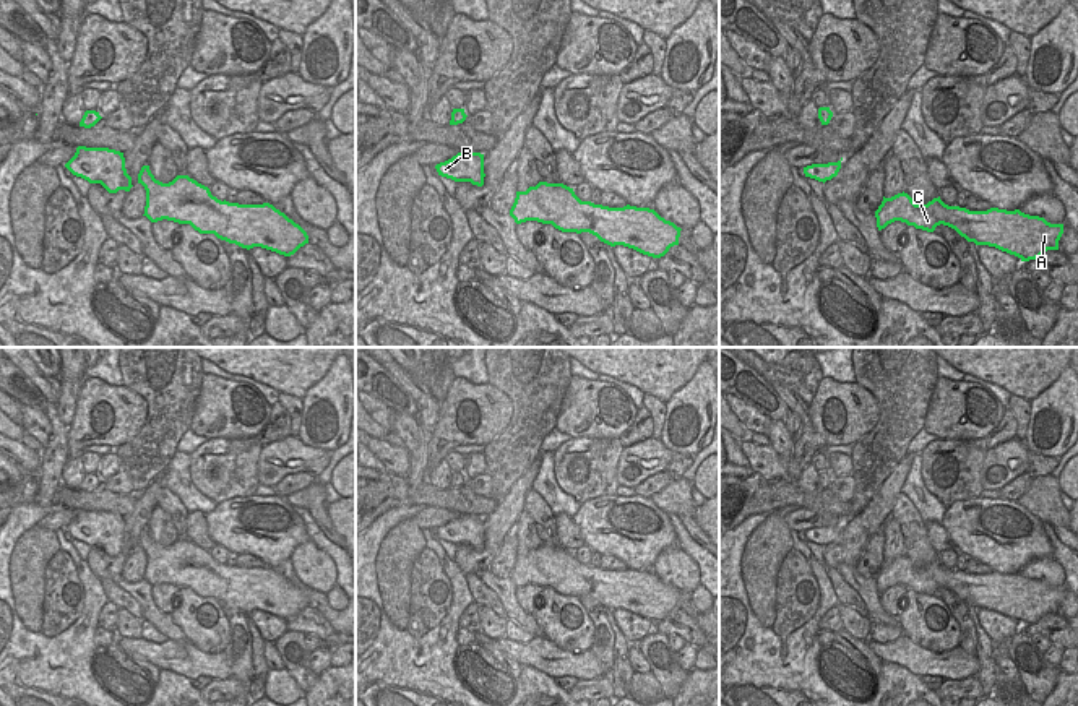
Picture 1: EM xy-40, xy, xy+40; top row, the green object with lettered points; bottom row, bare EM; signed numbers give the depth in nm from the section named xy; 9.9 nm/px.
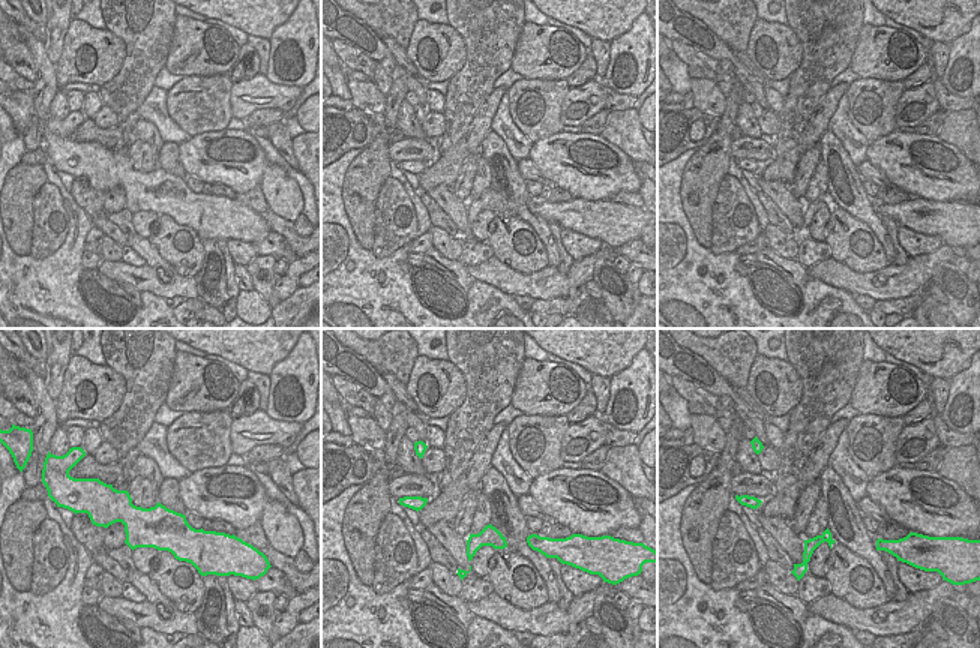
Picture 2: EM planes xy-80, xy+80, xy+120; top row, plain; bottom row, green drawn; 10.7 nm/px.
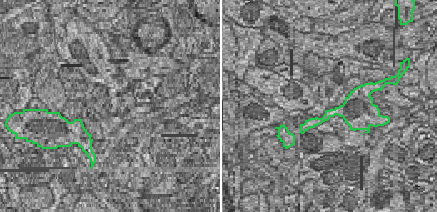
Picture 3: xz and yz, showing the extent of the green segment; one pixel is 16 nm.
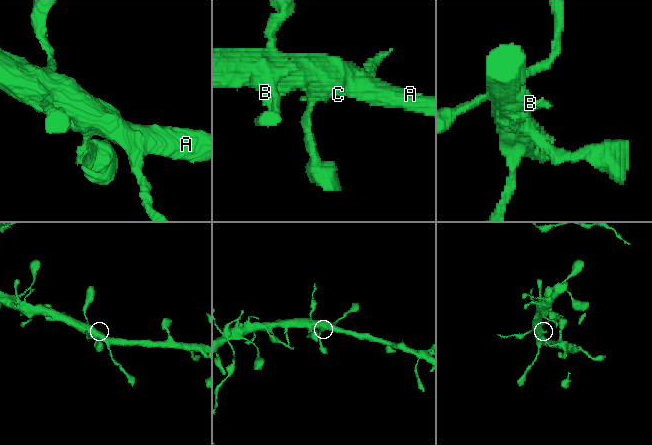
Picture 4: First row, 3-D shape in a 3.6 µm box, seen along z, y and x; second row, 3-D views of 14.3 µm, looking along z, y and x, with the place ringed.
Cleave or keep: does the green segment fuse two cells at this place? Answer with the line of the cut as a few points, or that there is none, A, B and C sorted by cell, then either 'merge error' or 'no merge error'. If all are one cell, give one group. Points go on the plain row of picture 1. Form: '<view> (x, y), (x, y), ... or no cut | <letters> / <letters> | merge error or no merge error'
no cut | A B C | no merge error

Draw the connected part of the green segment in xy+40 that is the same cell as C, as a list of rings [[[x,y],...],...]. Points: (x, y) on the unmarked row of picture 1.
[[[908,557],[885,562],[875,575],[878,594],[895,584],[934,596],[943,588],[955,592],[968,605],[995,610],[1018,620],[1021,625],[1039,622],[1047,613],[1059,613],[1063,588],[1050,588],[1044,581],[1029,579],[1020,573],[990,571],[969,575],[945,568],[940,560],[927,568],[916,568]]]

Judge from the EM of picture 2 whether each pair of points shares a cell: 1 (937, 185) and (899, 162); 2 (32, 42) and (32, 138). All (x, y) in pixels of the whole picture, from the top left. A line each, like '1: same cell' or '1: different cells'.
1: same cell
2: same cell

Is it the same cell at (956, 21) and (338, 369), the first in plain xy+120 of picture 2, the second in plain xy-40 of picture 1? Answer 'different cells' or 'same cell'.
different cells

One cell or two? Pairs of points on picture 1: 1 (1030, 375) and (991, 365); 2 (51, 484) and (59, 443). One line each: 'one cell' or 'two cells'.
1: one cell
2: one cell

